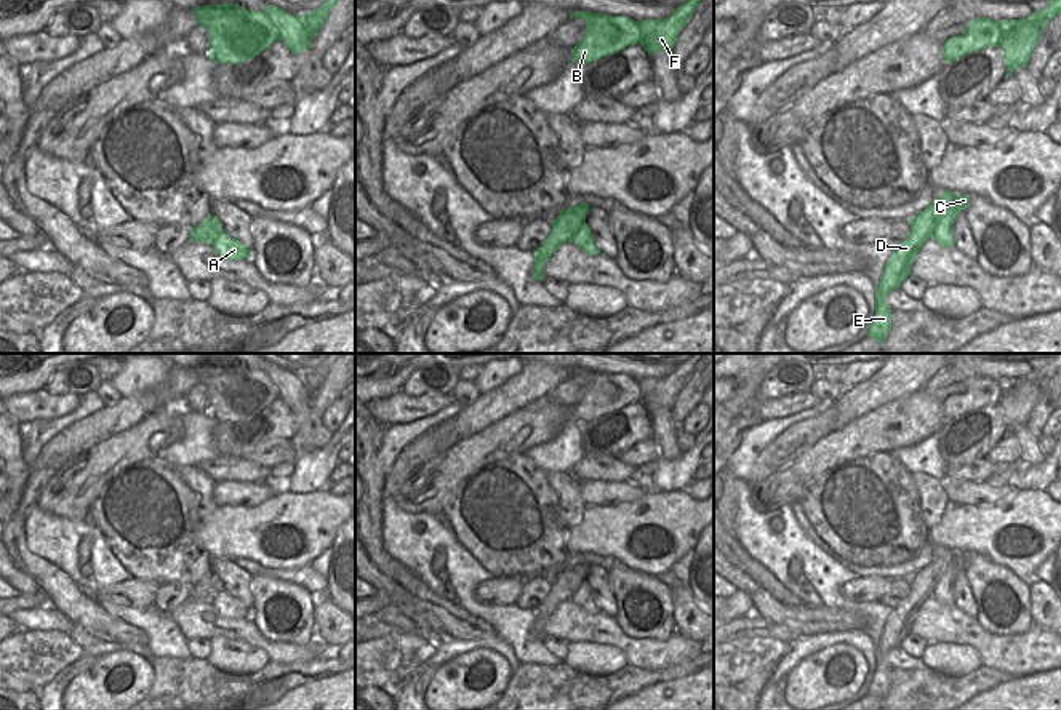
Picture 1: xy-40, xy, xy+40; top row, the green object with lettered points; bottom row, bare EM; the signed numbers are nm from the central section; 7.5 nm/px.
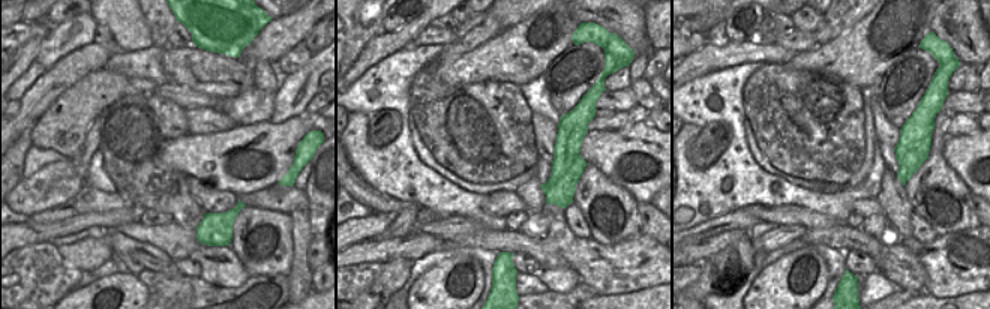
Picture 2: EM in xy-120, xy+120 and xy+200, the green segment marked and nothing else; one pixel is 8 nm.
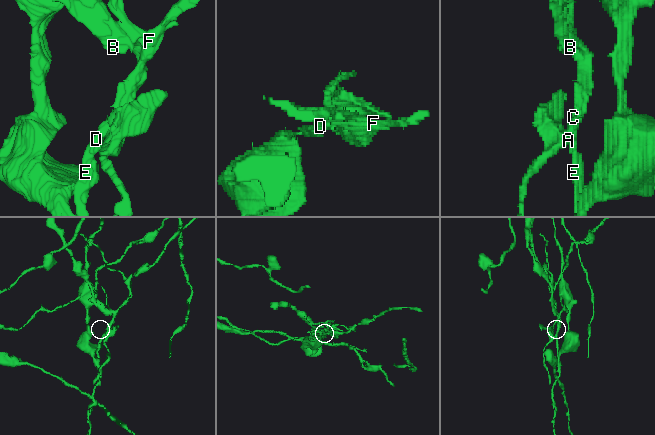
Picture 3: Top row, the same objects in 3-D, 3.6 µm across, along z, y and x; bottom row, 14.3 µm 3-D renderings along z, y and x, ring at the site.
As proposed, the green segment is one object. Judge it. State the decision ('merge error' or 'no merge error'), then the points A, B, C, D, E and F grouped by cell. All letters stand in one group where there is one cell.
merge error; groups A / B C D E F

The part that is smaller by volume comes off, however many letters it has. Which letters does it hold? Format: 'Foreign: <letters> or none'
Foreign: A

